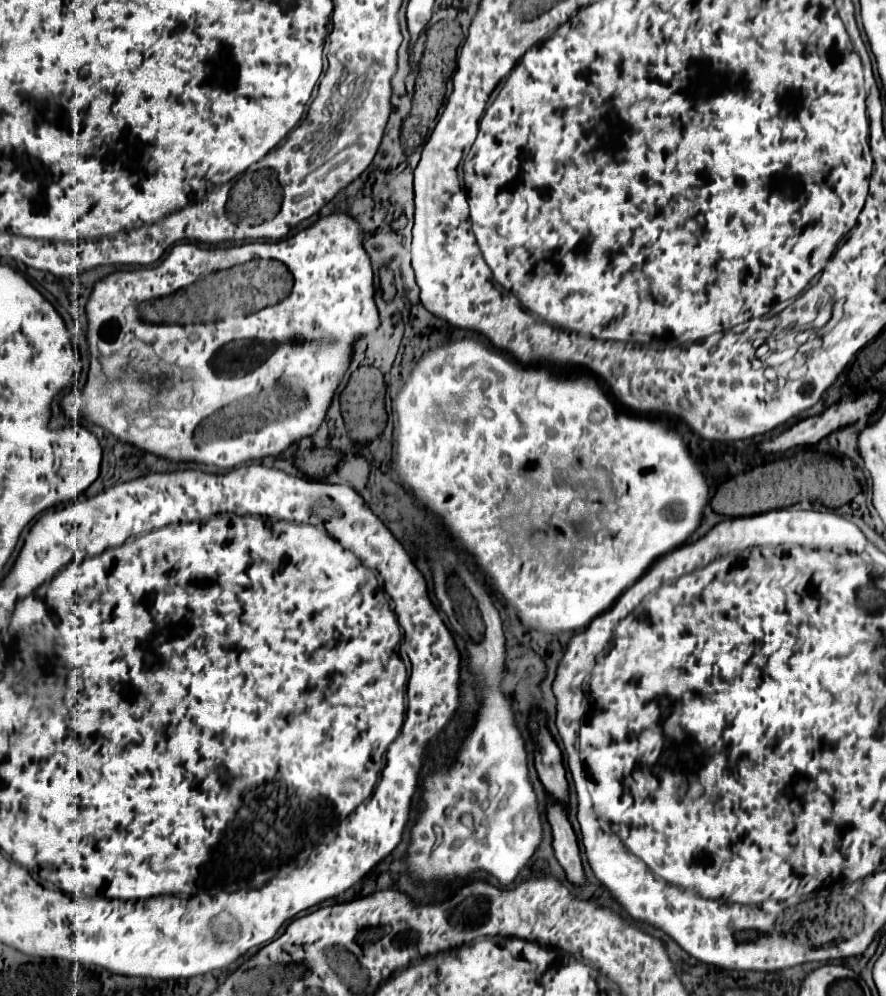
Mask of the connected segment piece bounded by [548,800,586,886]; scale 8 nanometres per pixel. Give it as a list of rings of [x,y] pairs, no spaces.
[[[552,800],[548,804],[548,822],[550,822],[552,834],[554,834],[552,844],[556,850],[556,858],[558,858],[560,866],[564,868],[568,882],[572,882],[574,886],[586,886],[586,874],[582,868],[576,834],[568,822],[566,810],[560,808],[560,804],[556,804]]]

